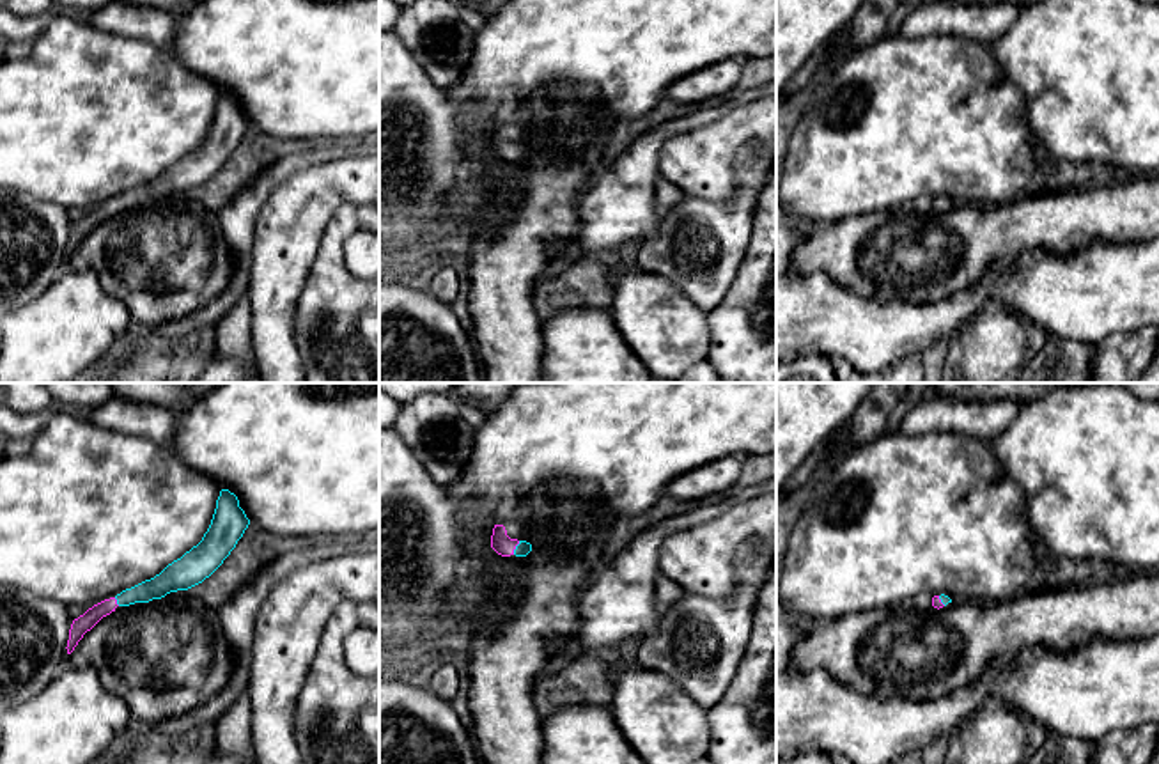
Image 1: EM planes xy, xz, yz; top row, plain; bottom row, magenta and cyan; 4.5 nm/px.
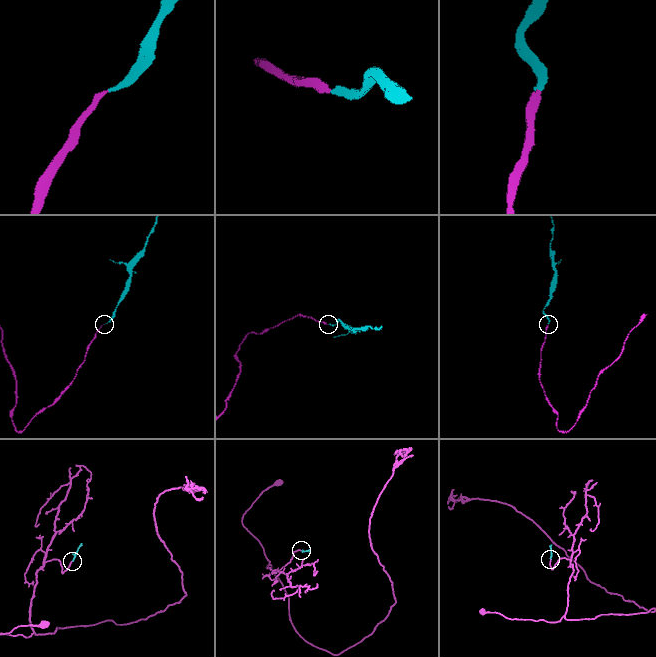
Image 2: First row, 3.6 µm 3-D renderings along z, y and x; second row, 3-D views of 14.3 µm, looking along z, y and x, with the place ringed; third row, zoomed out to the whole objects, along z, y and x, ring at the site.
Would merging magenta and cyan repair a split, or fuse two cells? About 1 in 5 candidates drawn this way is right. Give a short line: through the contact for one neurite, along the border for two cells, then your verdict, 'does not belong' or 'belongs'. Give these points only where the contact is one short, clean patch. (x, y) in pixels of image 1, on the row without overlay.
line xz (500, 144), (514, 151), (523, 151); belongs

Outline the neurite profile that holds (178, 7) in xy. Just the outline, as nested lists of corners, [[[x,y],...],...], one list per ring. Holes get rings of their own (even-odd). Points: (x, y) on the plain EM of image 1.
[[[124,0],[135,5],[147,5],[154,9],[161,9],[170,14],[186,14],[190,12],[195,5],[198,5],[202,0]]]

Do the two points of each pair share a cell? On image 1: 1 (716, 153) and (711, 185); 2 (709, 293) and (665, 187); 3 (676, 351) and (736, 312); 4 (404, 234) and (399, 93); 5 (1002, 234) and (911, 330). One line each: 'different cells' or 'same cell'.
1: same cell
2: different cells
3: different cells
4: same cell
5: different cells

